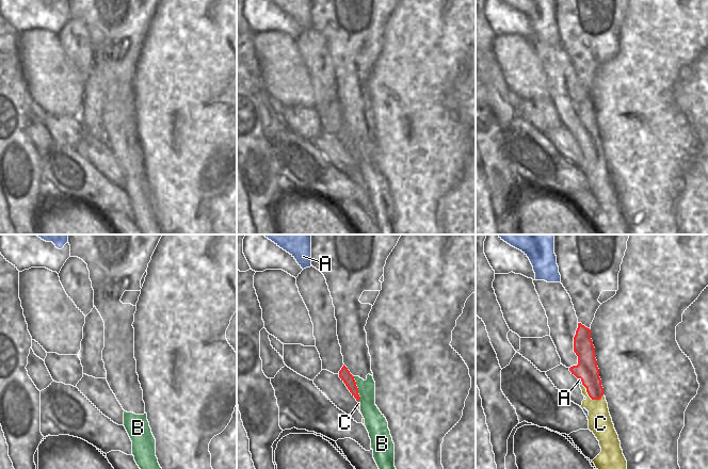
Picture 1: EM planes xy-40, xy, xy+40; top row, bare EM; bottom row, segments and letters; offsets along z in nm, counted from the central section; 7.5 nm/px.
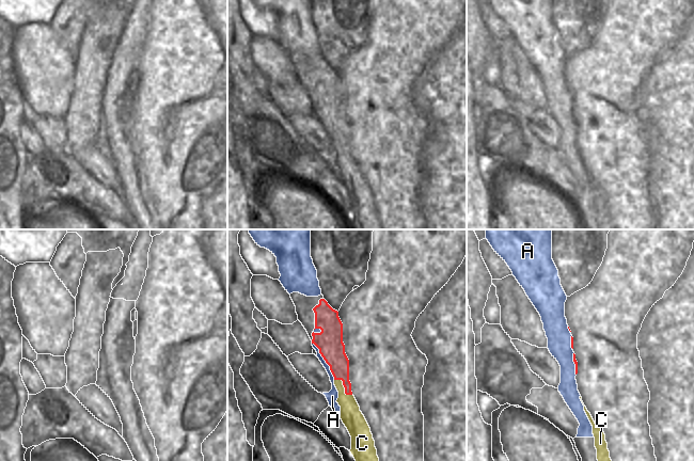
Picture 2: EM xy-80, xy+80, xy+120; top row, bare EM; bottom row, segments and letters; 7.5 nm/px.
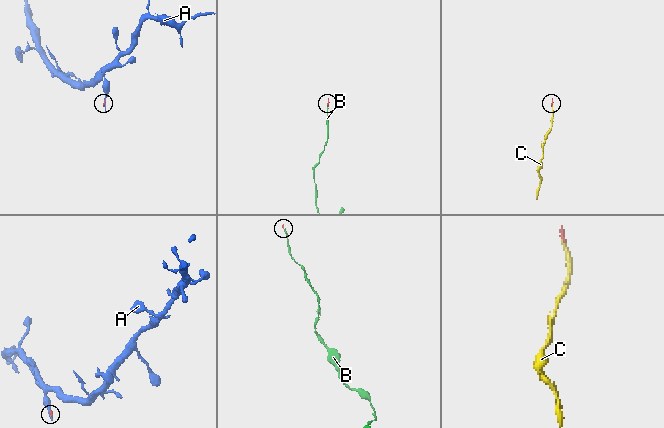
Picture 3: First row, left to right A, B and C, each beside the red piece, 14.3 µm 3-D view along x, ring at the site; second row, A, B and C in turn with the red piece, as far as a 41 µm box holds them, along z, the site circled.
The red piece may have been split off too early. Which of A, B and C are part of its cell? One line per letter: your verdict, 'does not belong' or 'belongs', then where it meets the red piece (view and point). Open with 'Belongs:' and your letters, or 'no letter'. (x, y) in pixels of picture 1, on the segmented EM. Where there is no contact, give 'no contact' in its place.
Belongs: B
A: does not belong; contact xy+40 (581, 381)
B: belongs; contact xy (357, 389)
C: does not belong; contact xy+40 (590, 397)

